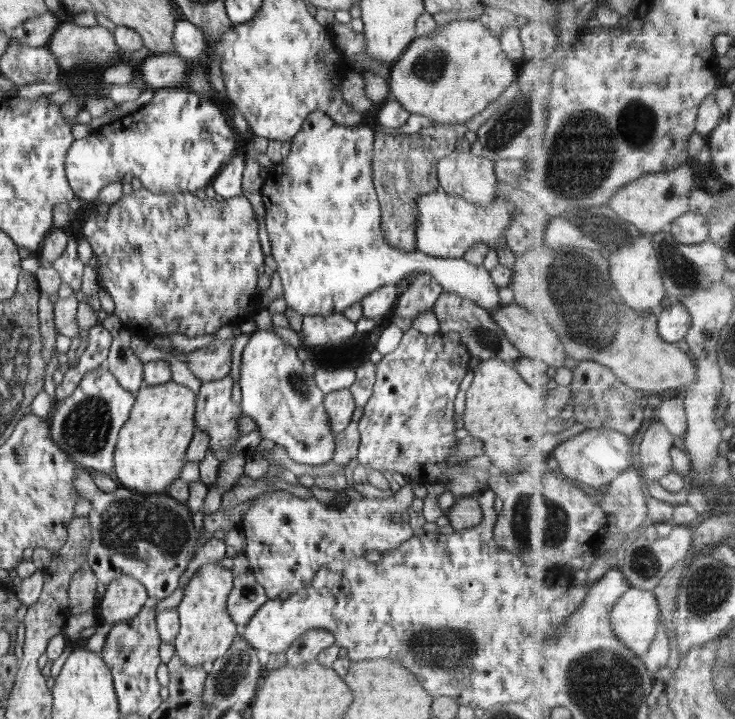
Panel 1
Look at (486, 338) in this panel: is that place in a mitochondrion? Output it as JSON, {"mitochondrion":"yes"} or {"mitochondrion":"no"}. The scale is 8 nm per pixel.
{"mitochondrion":"yes"}

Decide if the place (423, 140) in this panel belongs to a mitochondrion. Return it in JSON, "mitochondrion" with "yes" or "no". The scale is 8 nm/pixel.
{"mitochondrion":"no"}

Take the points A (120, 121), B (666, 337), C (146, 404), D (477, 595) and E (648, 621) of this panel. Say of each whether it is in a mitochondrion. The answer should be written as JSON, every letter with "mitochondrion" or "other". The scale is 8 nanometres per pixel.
{"A":"other","B":"other","C":"other","D":"other","E":"other"}

